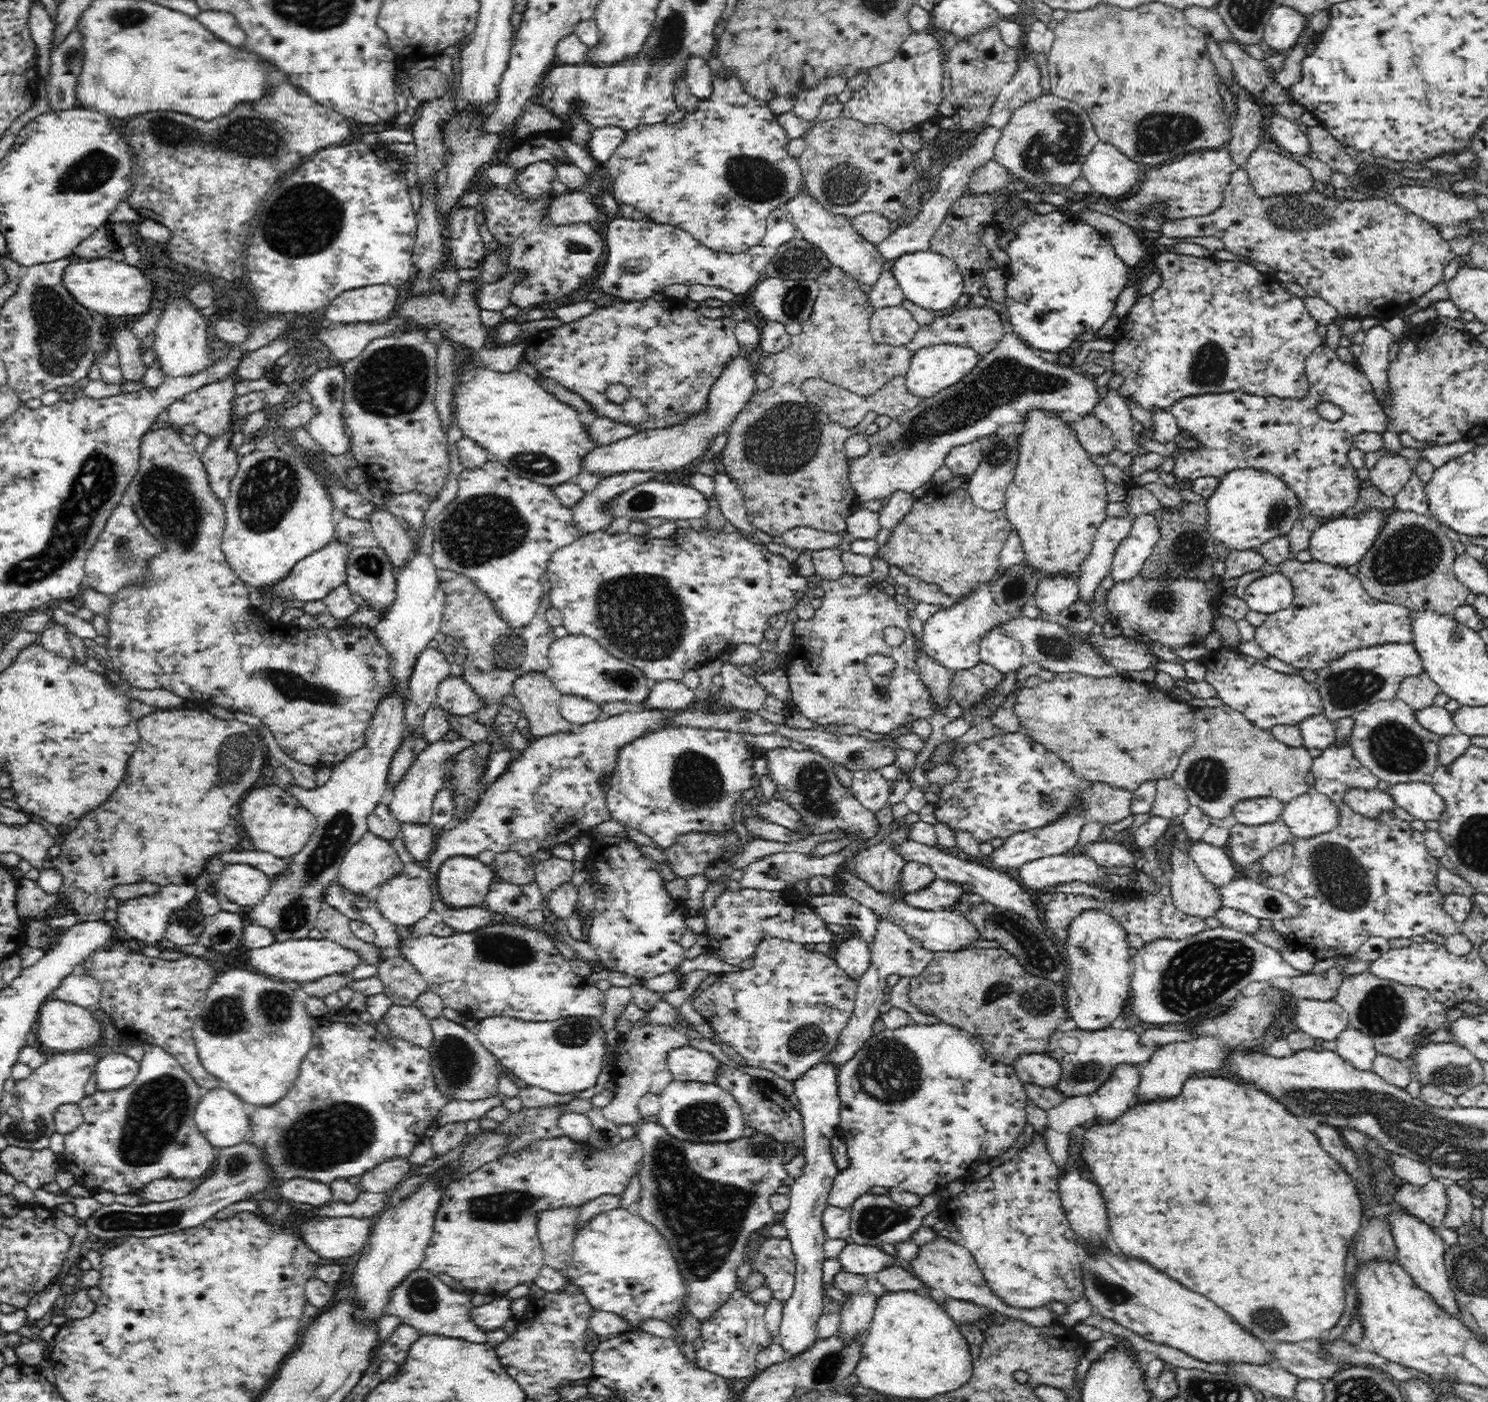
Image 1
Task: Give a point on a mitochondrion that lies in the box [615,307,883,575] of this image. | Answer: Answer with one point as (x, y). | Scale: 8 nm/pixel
(782, 453)

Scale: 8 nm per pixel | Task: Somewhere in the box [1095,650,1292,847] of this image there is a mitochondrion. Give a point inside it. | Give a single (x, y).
(1206, 777)

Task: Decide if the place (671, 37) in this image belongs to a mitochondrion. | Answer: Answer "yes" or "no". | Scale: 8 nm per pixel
yes

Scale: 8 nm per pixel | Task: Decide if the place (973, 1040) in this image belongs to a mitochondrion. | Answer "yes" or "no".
no

